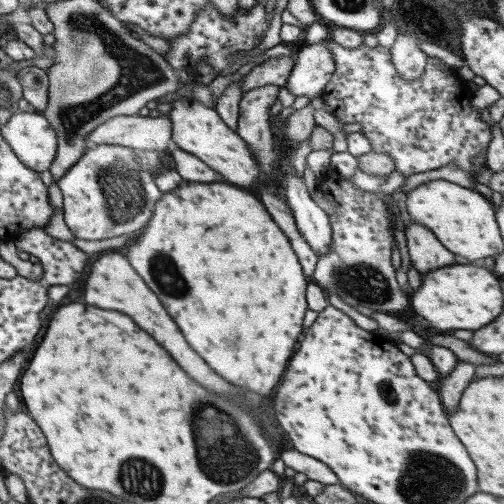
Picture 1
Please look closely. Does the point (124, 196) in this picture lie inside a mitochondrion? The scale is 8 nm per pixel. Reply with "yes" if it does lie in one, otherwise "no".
yes

